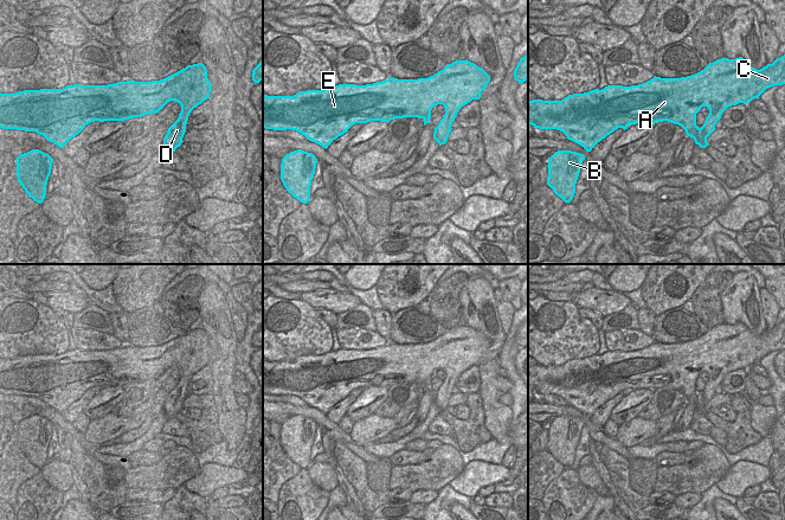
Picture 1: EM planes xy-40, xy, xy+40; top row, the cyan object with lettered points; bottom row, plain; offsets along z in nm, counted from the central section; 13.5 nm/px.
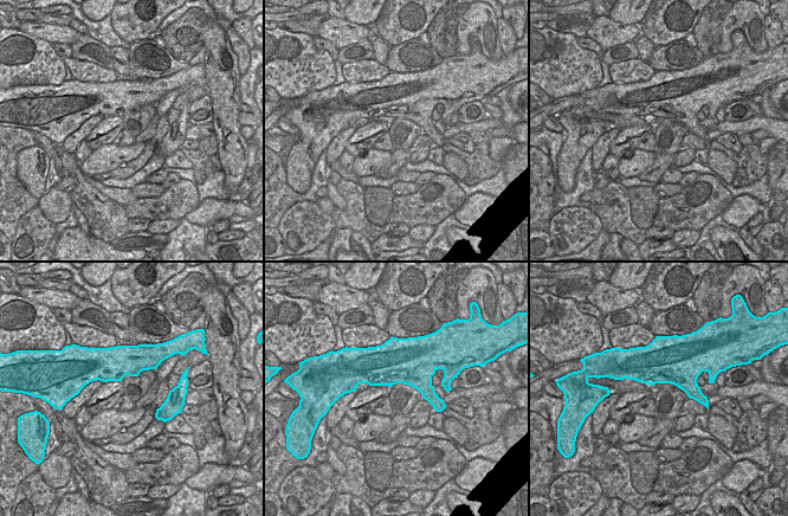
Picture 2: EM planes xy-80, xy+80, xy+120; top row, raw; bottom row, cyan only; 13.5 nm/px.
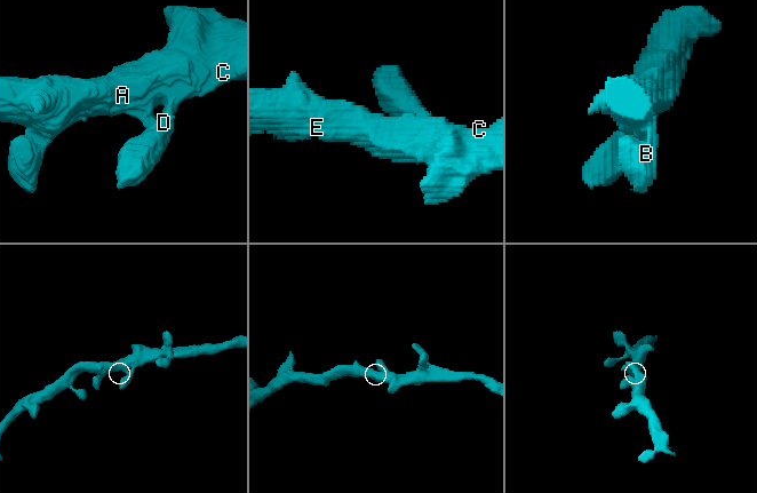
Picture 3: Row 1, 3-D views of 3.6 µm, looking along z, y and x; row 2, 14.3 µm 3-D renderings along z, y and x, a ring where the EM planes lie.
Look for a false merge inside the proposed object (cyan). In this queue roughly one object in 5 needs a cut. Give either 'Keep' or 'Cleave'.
Keep

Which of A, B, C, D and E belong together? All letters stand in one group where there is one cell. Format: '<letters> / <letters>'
A B C D E

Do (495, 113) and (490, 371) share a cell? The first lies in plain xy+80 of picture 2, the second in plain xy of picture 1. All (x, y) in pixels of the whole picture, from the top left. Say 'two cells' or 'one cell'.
two cells

